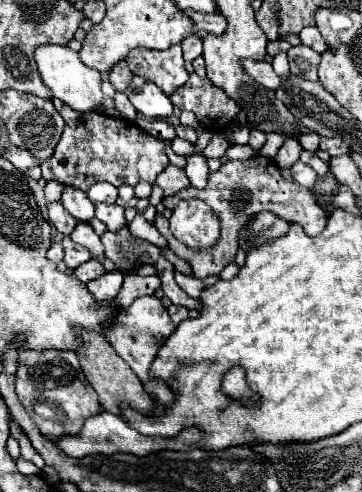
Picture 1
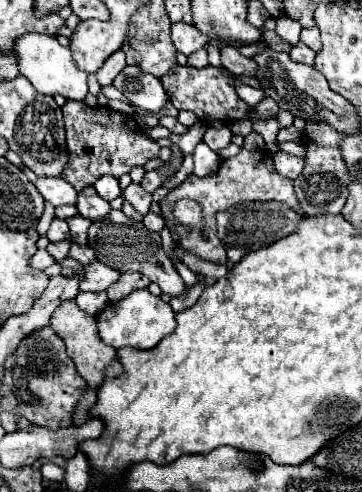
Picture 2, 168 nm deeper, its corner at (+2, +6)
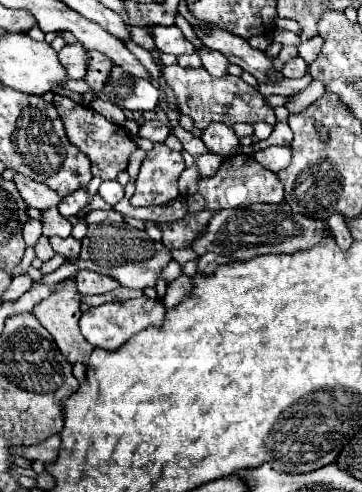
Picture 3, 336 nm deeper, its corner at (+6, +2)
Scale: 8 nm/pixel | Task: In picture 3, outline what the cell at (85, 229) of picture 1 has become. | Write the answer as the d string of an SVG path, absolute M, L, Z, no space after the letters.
M49 208L49 212L43 212L43 236L59 236L67 238L71 236L71 222L59 214L57 208Z

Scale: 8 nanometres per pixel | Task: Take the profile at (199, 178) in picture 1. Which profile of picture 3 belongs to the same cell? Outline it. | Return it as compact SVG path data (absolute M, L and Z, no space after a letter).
M203 154L203 156L199 156L197 160L195 160L195 164L197 164L197 168L199 168L199 174L201 174L201 178L207 178L207 176L213 176L215 172L217 172L217 168L221 166L221 156L217 156L217 154Z

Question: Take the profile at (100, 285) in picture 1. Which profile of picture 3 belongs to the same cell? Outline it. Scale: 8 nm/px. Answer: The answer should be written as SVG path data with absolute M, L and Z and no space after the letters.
M79 270L77 276L75 276L75 282L77 282L77 288L79 288L79 292L83 296L87 296L87 294L103 294L103 292L119 288L117 280L113 280L109 276L101 276L97 272L89 272L89 270Z

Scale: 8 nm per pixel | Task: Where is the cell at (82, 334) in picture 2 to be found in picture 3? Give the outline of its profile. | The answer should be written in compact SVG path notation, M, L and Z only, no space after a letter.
M65 280L61 288L53 292L53 296L33 308L37 320L47 328L57 348L71 364L75 364L77 360L89 360L91 350L95 348L79 332L79 304L81 294L75 288L75 280Z

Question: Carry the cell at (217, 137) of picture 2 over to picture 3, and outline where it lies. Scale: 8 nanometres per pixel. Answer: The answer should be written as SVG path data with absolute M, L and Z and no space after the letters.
M219 122L209 124L209 126L203 130L201 140L205 142L205 146L207 146L211 152L215 152L215 154L219 154L219 156L223 156L223 158L233 156L235 150L237 150L237 146L239 146L239 138L235 136L233 128L229 128L227 124L219 124Z

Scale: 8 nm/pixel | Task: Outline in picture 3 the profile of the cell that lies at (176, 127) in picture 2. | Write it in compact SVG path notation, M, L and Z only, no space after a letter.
M151 120L151 122L143 122L139 126L139 136L141 138L149 138L151 142L165 142L165 138L171 134L171 128L167 128L163 122L159 120Z

